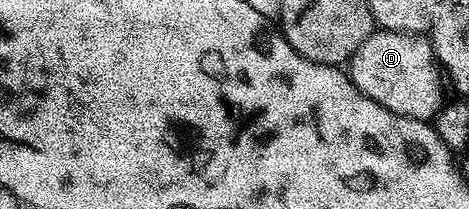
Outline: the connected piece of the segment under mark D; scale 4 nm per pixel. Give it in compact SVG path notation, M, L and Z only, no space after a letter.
M376 30L364 38L360 50L352 54L348 75L372 102L380 102L380 106L392 110L392 114L430 122L444 106L444 73L434 55L433 44L422 34Z

